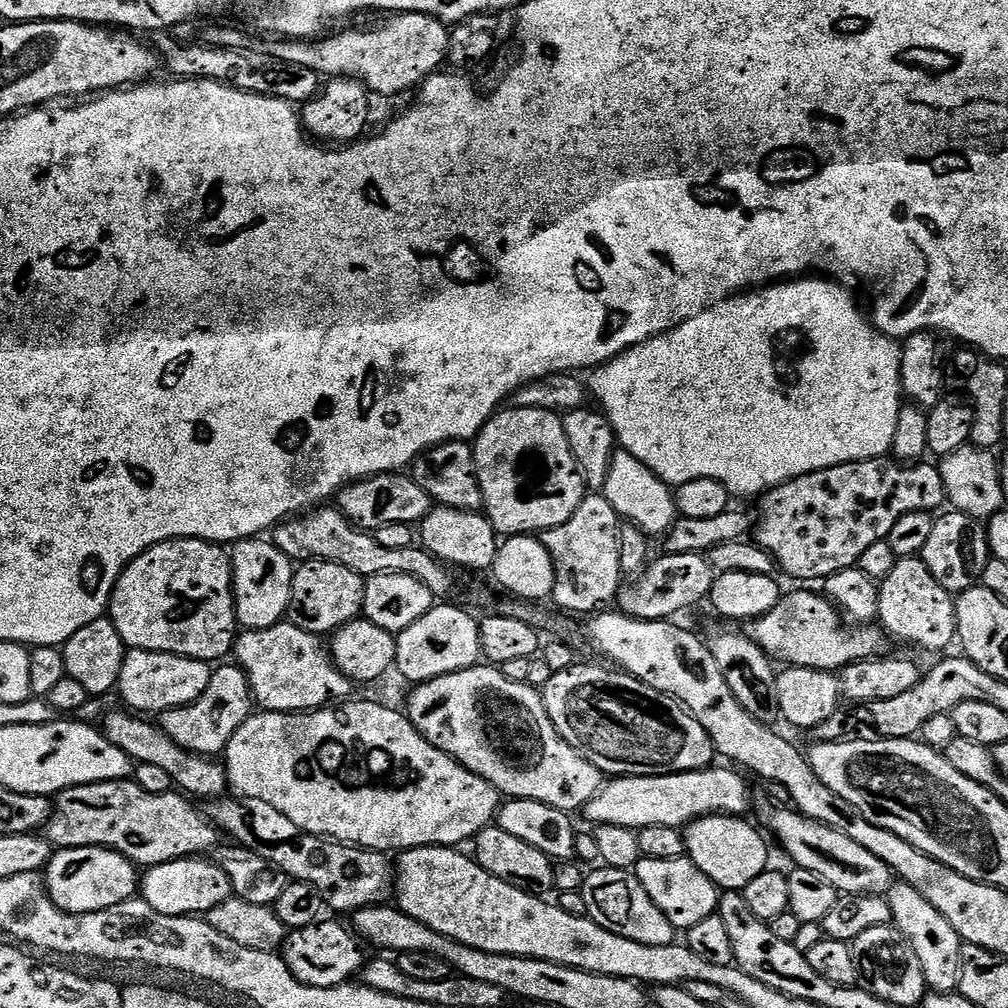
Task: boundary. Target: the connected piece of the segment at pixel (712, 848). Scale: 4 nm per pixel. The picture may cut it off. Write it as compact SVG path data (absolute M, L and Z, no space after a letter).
M717 814L693 820L683 829L687 859L692 860L717 889L743 890L769 867L768 844L760 837L759 830L746 821L738 816Z

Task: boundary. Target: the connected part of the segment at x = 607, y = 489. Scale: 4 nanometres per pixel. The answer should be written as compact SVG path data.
M623 450L616 451L612 456L602 494L627 523L637 524L652 538L660 535L663 537L671 532L673 524L678 519L673 489L660 480L658 474L654 474L654 470L650 470L650 466L638 462L638 458L634 458L634 454Z

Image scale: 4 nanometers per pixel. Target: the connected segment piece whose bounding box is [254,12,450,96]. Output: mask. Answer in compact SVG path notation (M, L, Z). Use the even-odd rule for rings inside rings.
M398 12L389 15L385 20L388 21L377 28L356 28L353 32L337 31L335 34L310 40L260 38L264 40L255 41L254 47L262 54L270 54L270 58L279 58L282 62L290 62L296 66L307 66L322 78L353 76L355 80L361 80L368 87L369 93L375 95L376 92L380 96L400 96L408 91L411 93L419 89L429 76L436 75L445 67L450 50L449 25L425 12Z

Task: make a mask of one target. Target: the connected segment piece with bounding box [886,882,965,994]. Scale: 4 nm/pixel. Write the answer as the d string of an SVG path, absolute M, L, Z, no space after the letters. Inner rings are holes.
M903 882L893 883L886 897L892 911L892 924L914 946L914 954L918 954L918 962L922 962L922 974L926 978L929 989L936 994L952 994L960 987L962 978L962 950L965 943L958 930L914 886Z

